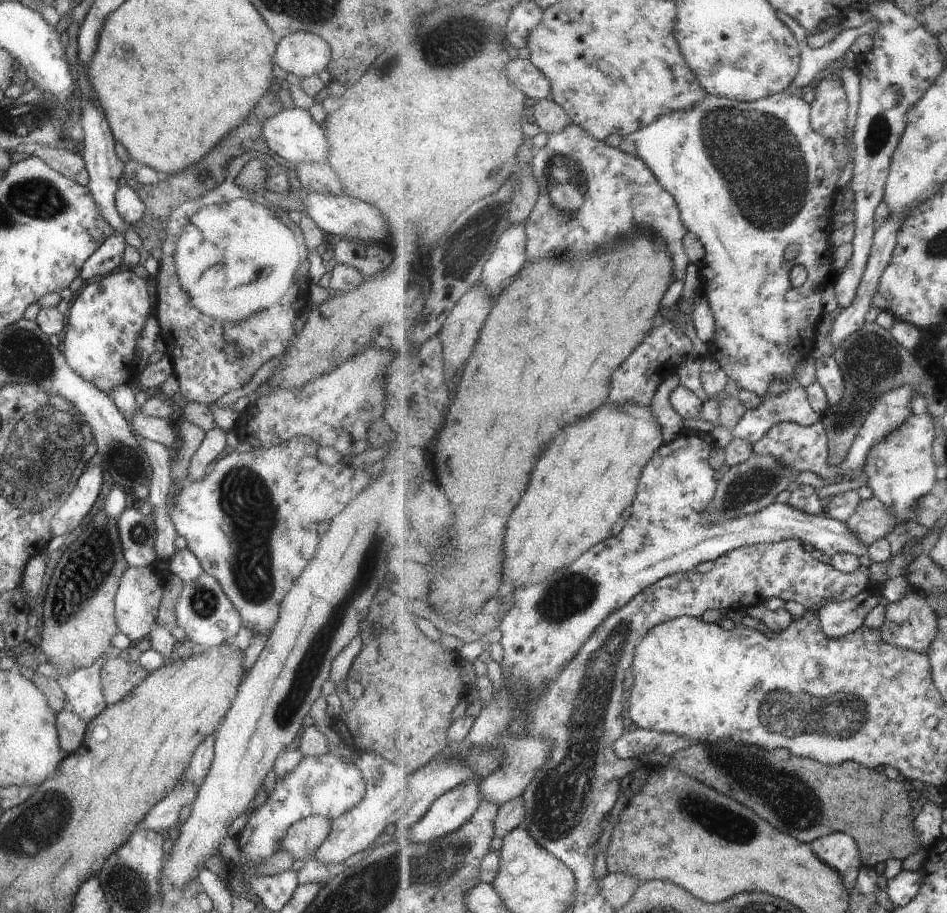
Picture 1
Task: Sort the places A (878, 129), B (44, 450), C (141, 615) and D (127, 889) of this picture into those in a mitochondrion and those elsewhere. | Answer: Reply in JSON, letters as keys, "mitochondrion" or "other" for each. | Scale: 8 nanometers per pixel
{"A":"mitochondrion","B":"mitochondrion","C":"other","D":"mitochondrion"}

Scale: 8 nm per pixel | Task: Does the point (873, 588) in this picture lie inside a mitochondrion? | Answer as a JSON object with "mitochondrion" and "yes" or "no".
{"mitochondrion":"no"}

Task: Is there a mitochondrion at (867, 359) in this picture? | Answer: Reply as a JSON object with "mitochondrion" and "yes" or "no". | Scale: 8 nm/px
{"mitochondrion":"yes"}

